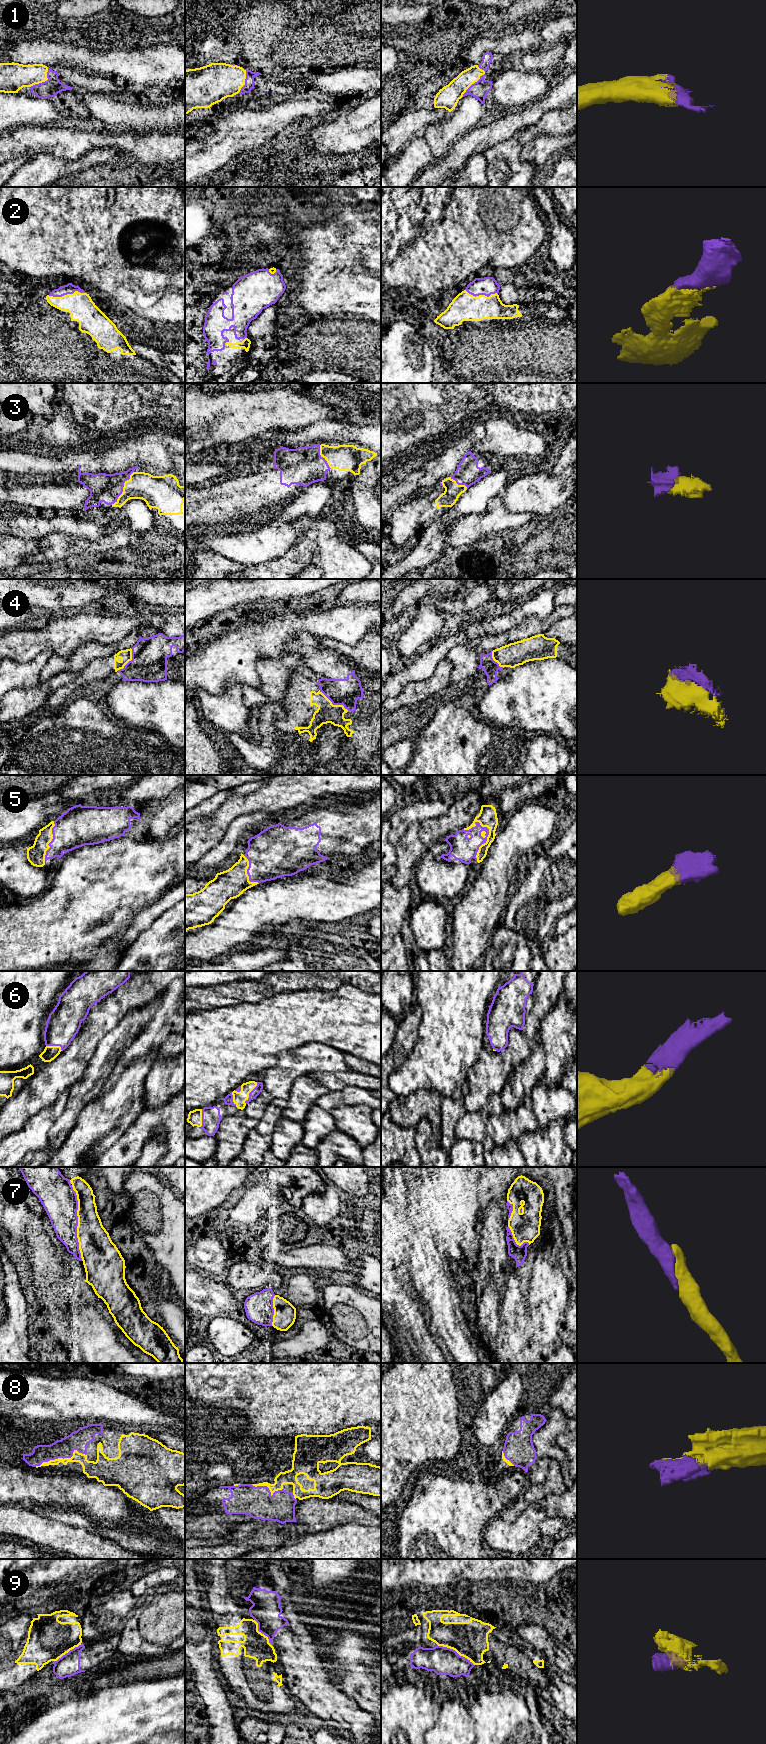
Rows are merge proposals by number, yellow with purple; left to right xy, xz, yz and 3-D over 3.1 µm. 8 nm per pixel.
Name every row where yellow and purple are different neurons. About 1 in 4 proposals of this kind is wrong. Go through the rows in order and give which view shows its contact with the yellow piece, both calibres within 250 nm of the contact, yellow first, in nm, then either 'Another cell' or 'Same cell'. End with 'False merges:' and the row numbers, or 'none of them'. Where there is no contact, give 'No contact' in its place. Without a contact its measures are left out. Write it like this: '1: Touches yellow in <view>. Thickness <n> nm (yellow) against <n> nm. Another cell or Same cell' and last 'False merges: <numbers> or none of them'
1: Touches yellow in xy. Thickness 220 nm (yellow) against 140 nm. Same cell
2: Touches yellow in xy. Thickness 200 nm (yellow) against 80 nm. Same cell
3: Touches yellow in xy. Thickness 240 nm (yellow) against 220 nm. Same cell
4: Touches yellow in xz. Thickness 160 nm (yellow) against 220 nm. Another cell
5: Touches yellow in yz. Thickness 150 nm (yellow) against 200 nm. Same cell
6: Touches yellow in xz. Thickness 110 nm (yellow) against 70 nm. Same cell
7: Touches yellow in xy. Thickness 280 nm (yellow) against 280 nm. Same cell
8: Touches yellow in xy. Thickness 120 nm (yellow) against 160 nm. Same cell
9: Touches yellow in yz. Thickness 280 nm (yellow) against 220 nm. Another cell
False merges: 4, 9

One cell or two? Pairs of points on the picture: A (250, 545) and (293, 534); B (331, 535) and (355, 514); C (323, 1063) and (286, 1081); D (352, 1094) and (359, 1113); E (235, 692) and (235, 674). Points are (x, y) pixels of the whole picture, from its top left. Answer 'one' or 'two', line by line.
A: one
B: two
C: one
D: two
E: two

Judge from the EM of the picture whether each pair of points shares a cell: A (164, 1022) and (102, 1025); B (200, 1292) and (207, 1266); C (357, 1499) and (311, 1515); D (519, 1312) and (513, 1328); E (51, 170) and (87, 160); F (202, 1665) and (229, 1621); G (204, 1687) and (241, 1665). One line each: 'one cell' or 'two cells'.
A: two cells
B: two cells
C: two cells
D: one cell
E: one cell
F: two cells
G: two cells

